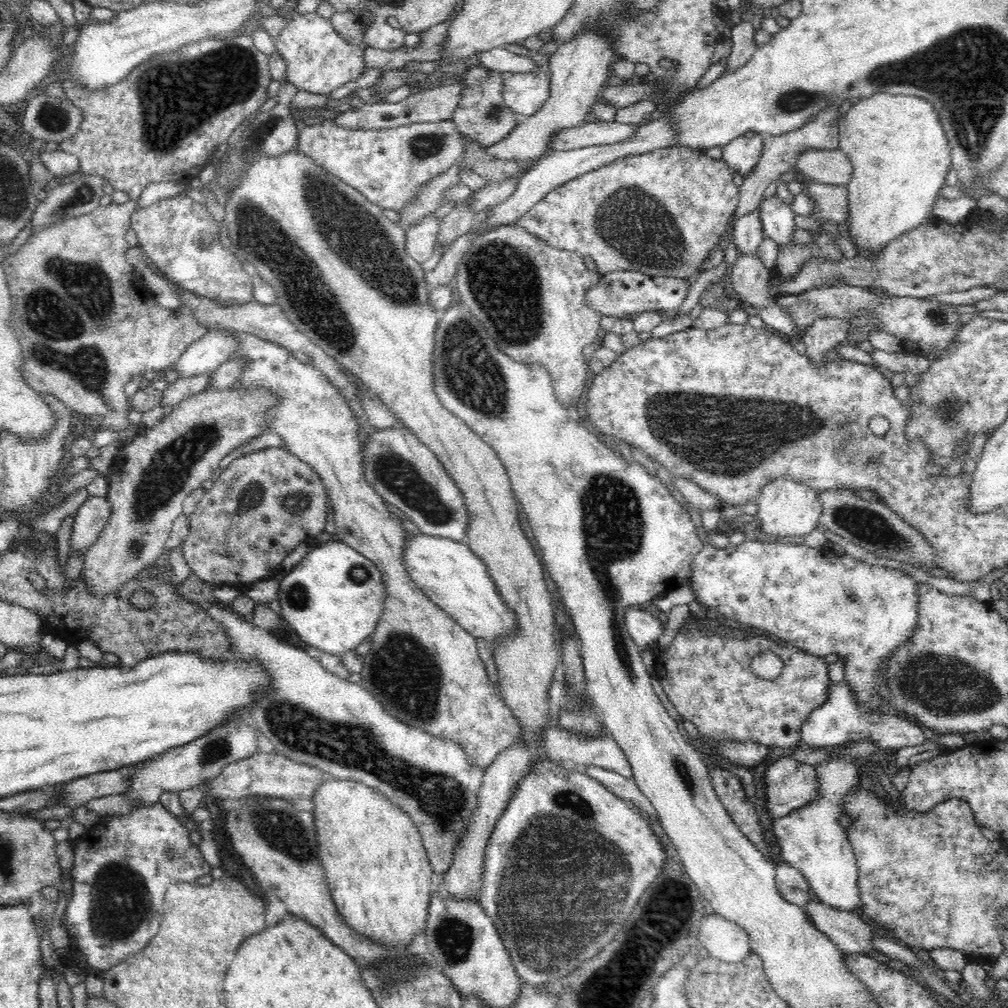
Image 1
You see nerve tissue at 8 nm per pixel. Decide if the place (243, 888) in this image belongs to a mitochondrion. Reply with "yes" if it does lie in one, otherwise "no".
no

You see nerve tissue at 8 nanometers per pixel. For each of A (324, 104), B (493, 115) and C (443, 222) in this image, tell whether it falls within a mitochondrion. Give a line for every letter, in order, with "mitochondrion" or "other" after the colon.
A: other
B: mitochondrion
C: other

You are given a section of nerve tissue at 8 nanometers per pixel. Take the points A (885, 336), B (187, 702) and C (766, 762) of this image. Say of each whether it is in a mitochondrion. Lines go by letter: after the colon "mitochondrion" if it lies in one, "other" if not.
A: other
B: other
C: other

